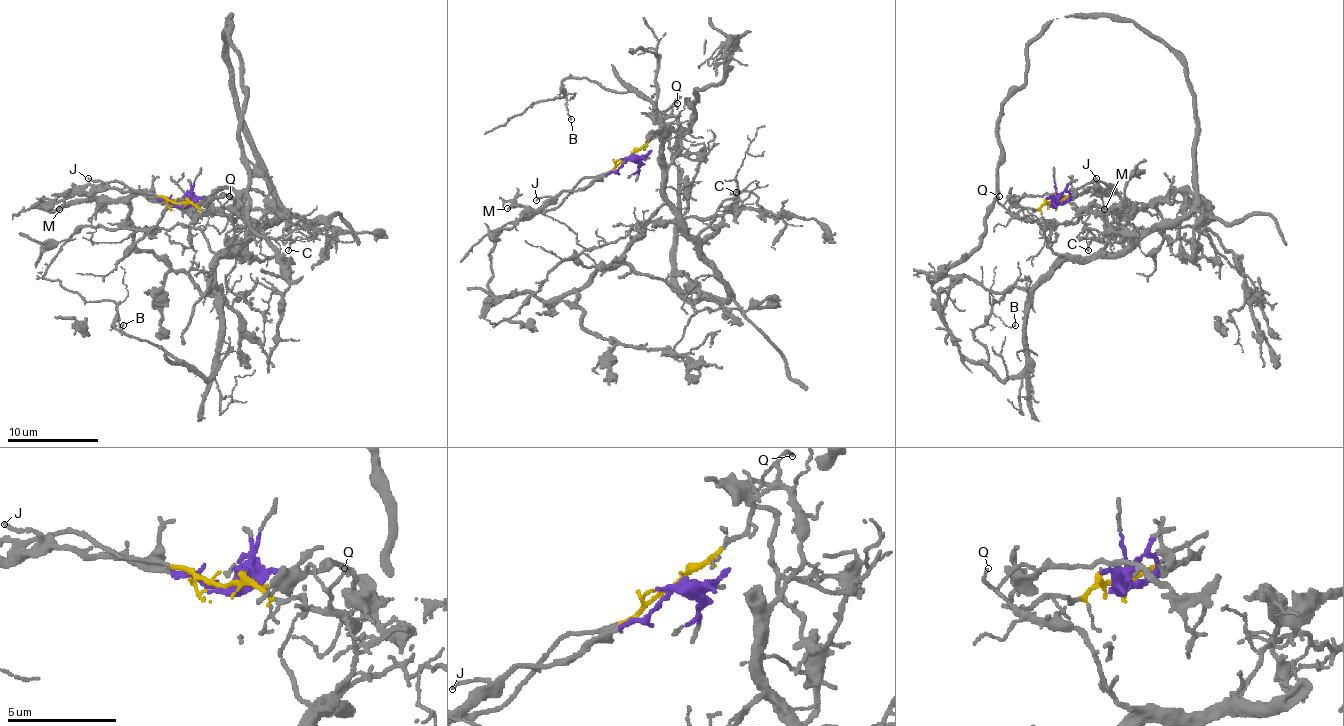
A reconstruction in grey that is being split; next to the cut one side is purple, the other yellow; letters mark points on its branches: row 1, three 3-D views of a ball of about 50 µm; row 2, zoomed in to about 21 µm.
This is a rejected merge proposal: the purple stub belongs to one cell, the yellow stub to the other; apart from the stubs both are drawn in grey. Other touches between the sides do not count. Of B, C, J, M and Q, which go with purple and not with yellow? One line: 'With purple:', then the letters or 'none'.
With purple: J, M

